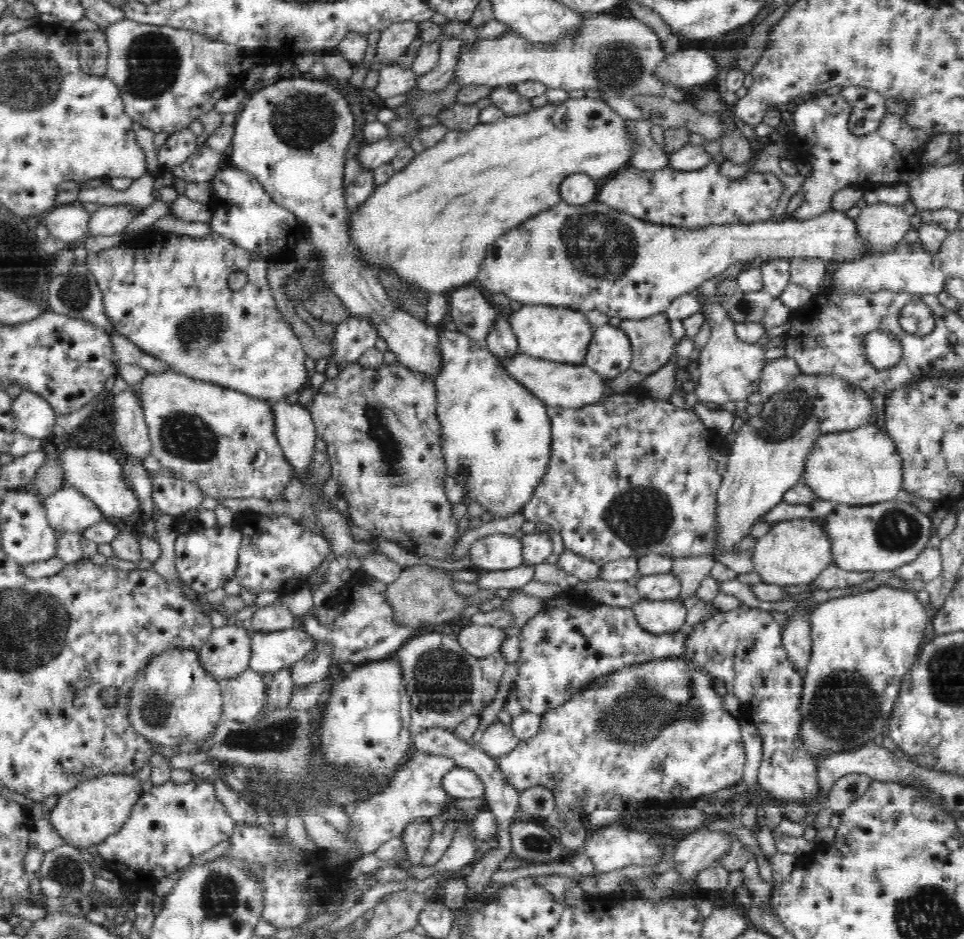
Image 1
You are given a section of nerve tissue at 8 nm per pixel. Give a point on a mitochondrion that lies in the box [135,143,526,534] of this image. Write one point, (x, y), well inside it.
(185, 436)

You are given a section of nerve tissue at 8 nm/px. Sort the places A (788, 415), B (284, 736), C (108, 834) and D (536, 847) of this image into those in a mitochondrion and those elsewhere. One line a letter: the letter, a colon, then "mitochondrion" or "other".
A: mitochondrion
B: mitochondrion
C: other
D: mitochondrion

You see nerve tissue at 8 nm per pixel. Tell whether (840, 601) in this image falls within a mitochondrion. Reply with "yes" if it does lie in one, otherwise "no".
no

